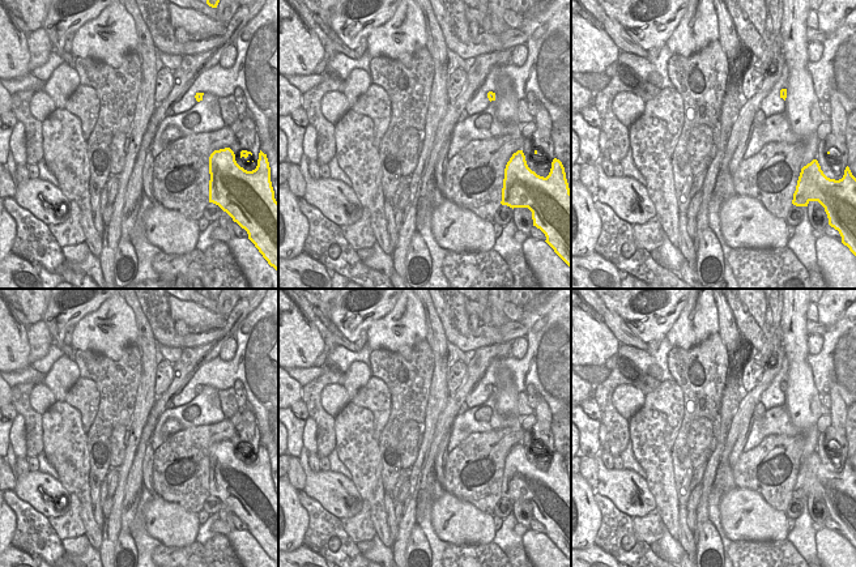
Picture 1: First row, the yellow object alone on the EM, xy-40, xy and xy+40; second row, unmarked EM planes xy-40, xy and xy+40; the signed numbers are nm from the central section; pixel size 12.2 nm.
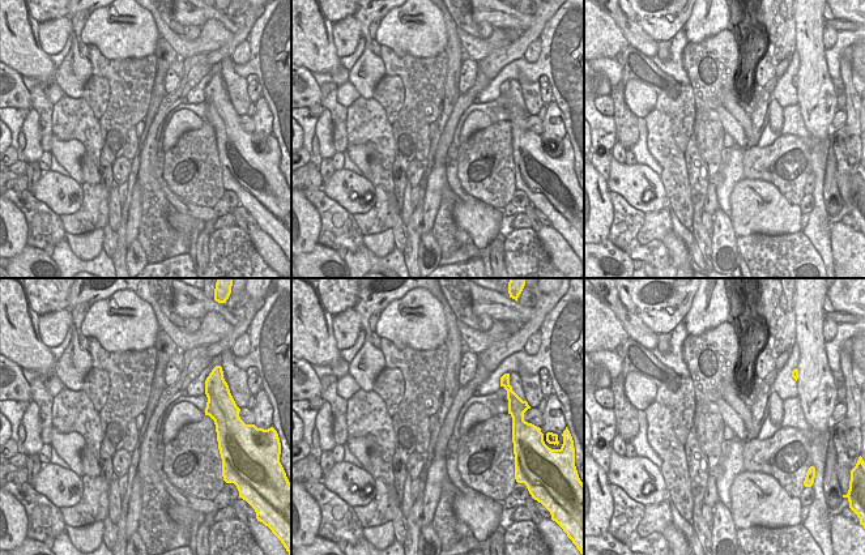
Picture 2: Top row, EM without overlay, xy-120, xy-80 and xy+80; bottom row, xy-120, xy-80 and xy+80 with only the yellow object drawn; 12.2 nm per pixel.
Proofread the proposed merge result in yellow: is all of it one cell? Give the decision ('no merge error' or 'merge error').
no merge error

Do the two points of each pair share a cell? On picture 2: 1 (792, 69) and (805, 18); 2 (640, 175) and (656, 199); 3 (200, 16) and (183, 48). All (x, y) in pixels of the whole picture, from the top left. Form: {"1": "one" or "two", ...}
{"1": "two", "2": "one", "3": "two"}

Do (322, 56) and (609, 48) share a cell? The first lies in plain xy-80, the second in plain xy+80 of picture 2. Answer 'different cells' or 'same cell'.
same cell

